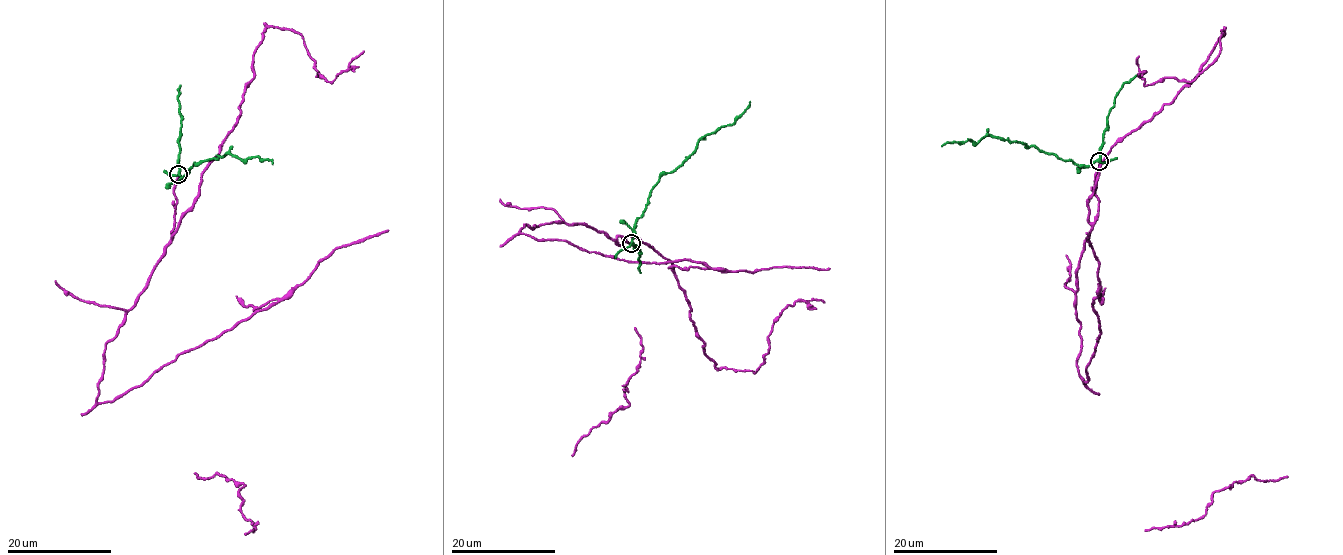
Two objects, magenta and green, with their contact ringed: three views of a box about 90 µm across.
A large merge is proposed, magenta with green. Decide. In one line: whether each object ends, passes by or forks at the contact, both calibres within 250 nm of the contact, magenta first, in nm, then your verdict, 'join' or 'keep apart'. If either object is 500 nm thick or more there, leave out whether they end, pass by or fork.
magenta ends; green forks; calibres 200 and 240 nm; keep apart

